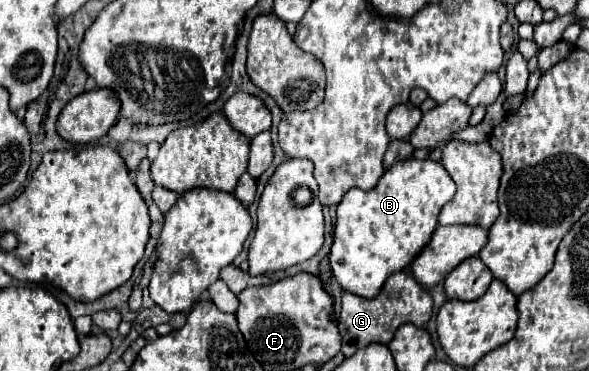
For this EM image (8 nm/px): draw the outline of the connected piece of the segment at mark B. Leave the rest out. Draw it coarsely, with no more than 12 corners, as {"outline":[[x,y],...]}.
{"outline":[[429,158],[337,206],[331,270],[379,296],[429,244],[455,182]]}

